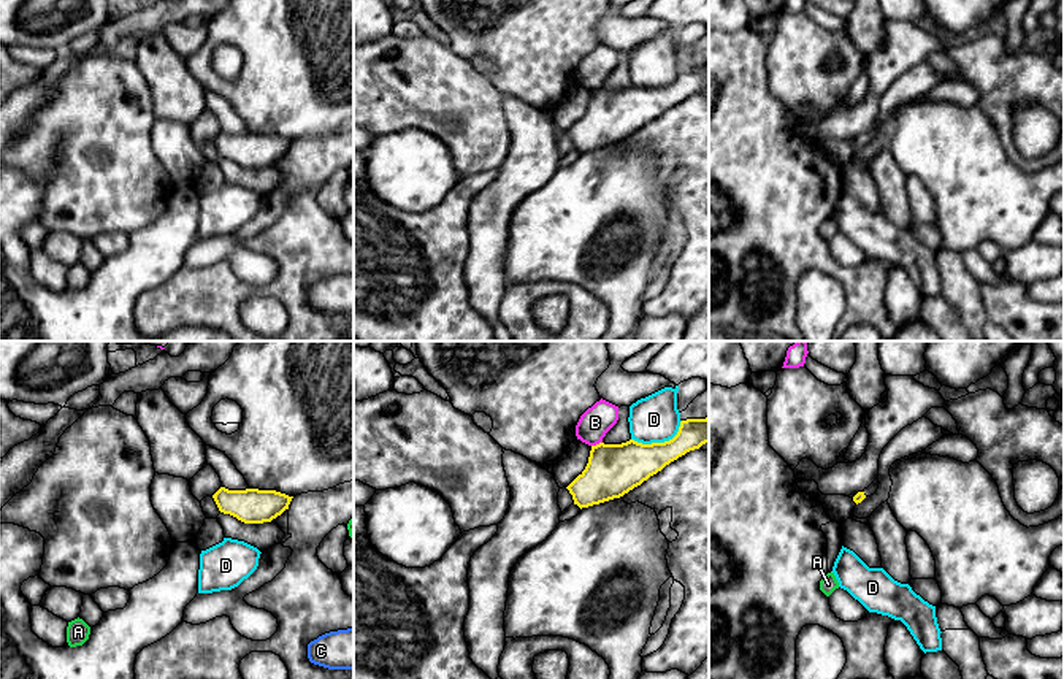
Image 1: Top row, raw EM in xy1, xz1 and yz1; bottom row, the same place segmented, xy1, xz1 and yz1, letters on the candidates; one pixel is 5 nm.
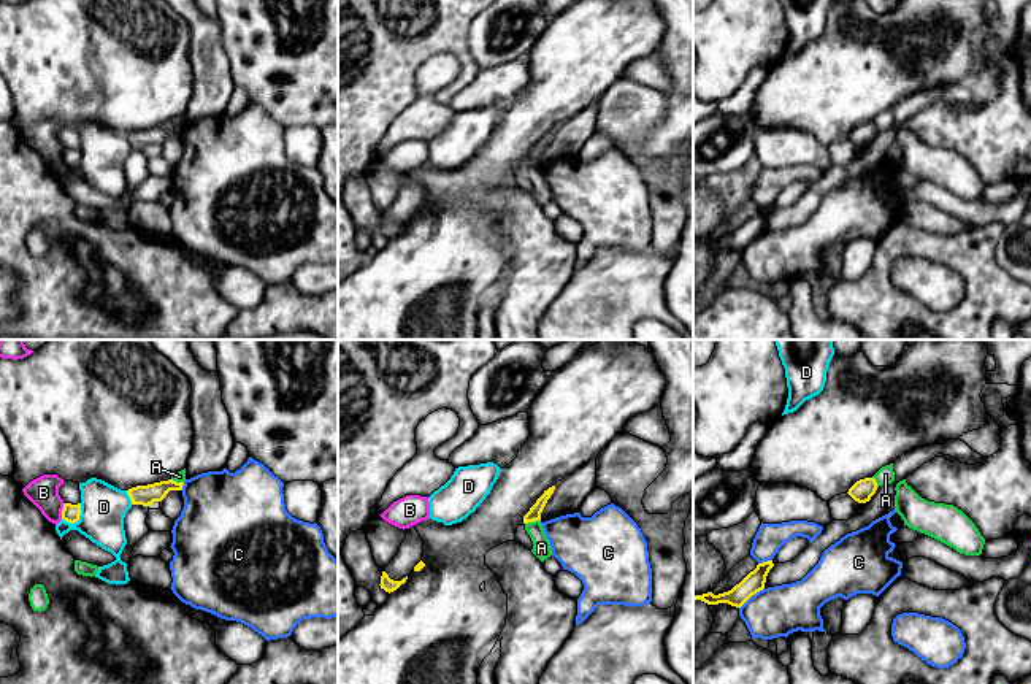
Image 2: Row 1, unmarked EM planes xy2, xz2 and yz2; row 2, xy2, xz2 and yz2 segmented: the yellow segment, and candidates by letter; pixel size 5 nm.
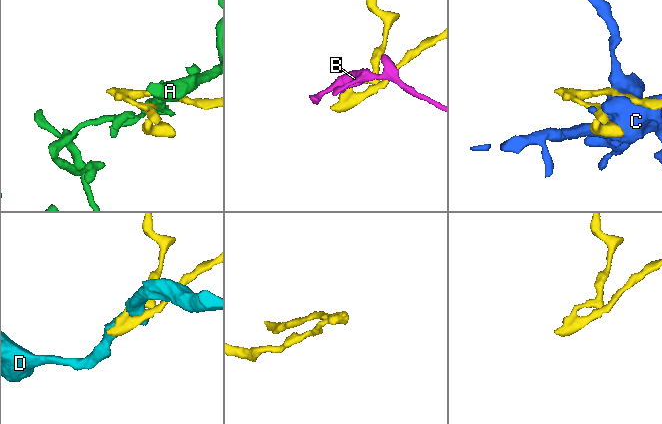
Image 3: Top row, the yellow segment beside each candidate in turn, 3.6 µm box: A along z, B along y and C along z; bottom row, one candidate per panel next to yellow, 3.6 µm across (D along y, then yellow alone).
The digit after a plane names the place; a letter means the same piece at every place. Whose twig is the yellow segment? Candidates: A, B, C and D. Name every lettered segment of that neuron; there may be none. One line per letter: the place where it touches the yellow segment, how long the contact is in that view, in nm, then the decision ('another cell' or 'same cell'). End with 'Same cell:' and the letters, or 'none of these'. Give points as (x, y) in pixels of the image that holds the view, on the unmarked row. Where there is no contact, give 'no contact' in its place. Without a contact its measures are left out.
A: meets yellow in xz2 at (532, 165); contact 80 nm long; another cell
B: meets yellow in xy2 at (62, 156); contact 80 nm long; another cell
C: meets yellow in yz2 at (751, 240); contact 170 nm long; another cell
D: meets yellow in xz1 at (660, 88); contact 280 nm long; another cell
Same cell: none of these

